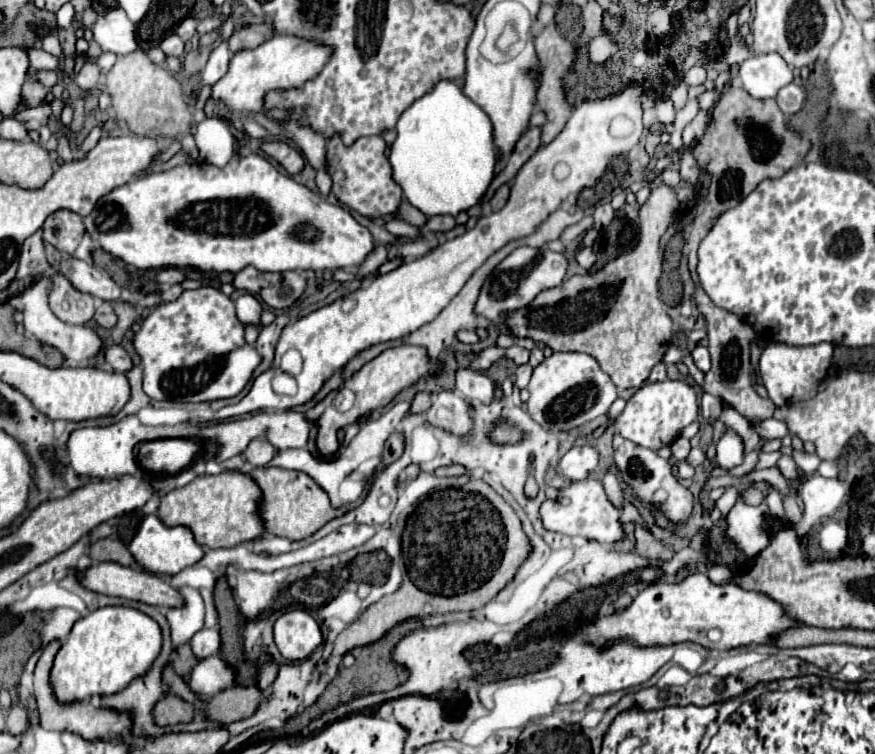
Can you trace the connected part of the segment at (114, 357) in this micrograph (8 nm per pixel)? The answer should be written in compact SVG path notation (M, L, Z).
M112 346L106 350L106 362L114 368L114 372L128 372L132 370L132 360L122 346Z

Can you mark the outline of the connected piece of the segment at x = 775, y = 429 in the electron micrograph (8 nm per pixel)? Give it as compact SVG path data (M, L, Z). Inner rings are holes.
M775 418L753 423L753 426L762 439L783 439L789 434L787 425Z

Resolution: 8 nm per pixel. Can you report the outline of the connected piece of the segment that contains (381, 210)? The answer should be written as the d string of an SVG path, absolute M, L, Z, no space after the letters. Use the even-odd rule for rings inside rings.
M334 134L326 142L326 170L332 176L332 194L348 208L360 212L366 218L380 218L382 214L394 214L402 190L392 178L392 168L386 156L386 142L380 134L358 138L352 146L344 146L342 138Z

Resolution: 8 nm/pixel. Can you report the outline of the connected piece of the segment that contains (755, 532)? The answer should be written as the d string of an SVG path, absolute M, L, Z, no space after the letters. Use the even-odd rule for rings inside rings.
M740 498L736 506L726 516L728 520L728 538L738 544L738 548L748 556L756 556L770 544L768 532L764 532L764 516L768 514L768 506L748 506Z

